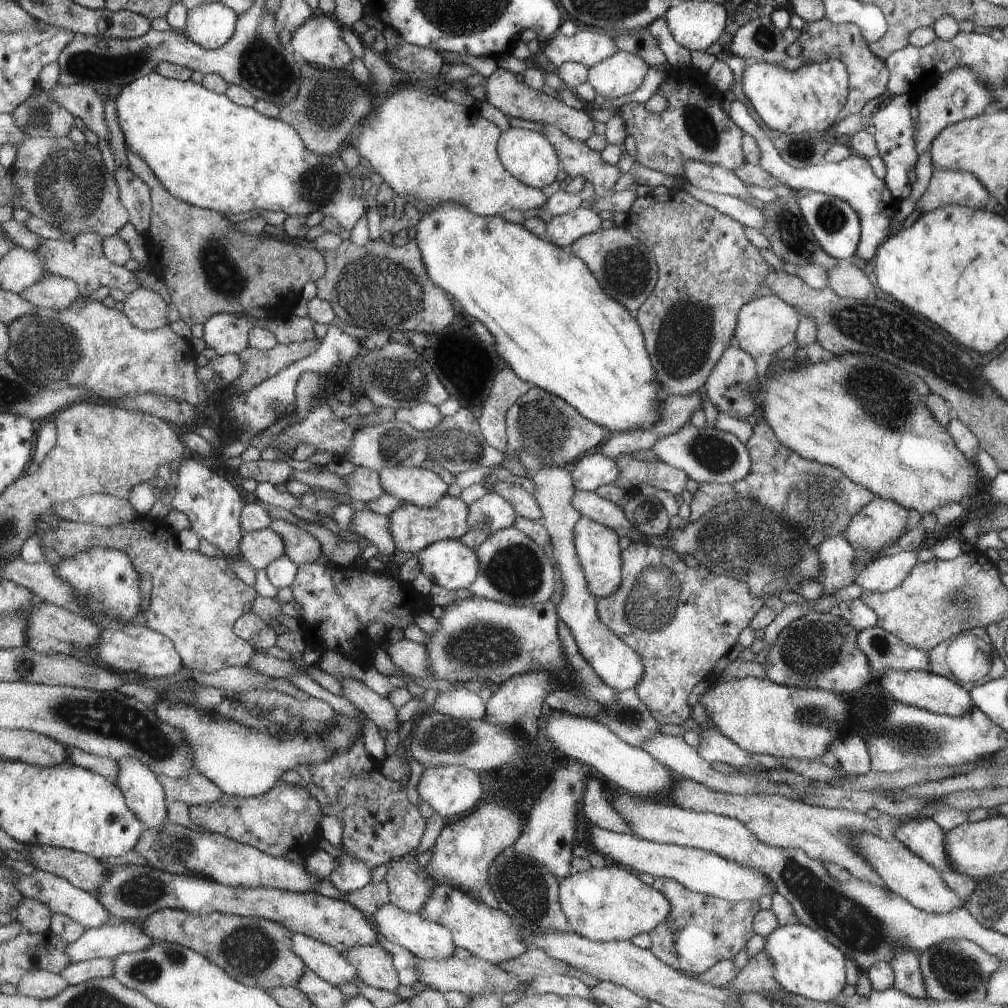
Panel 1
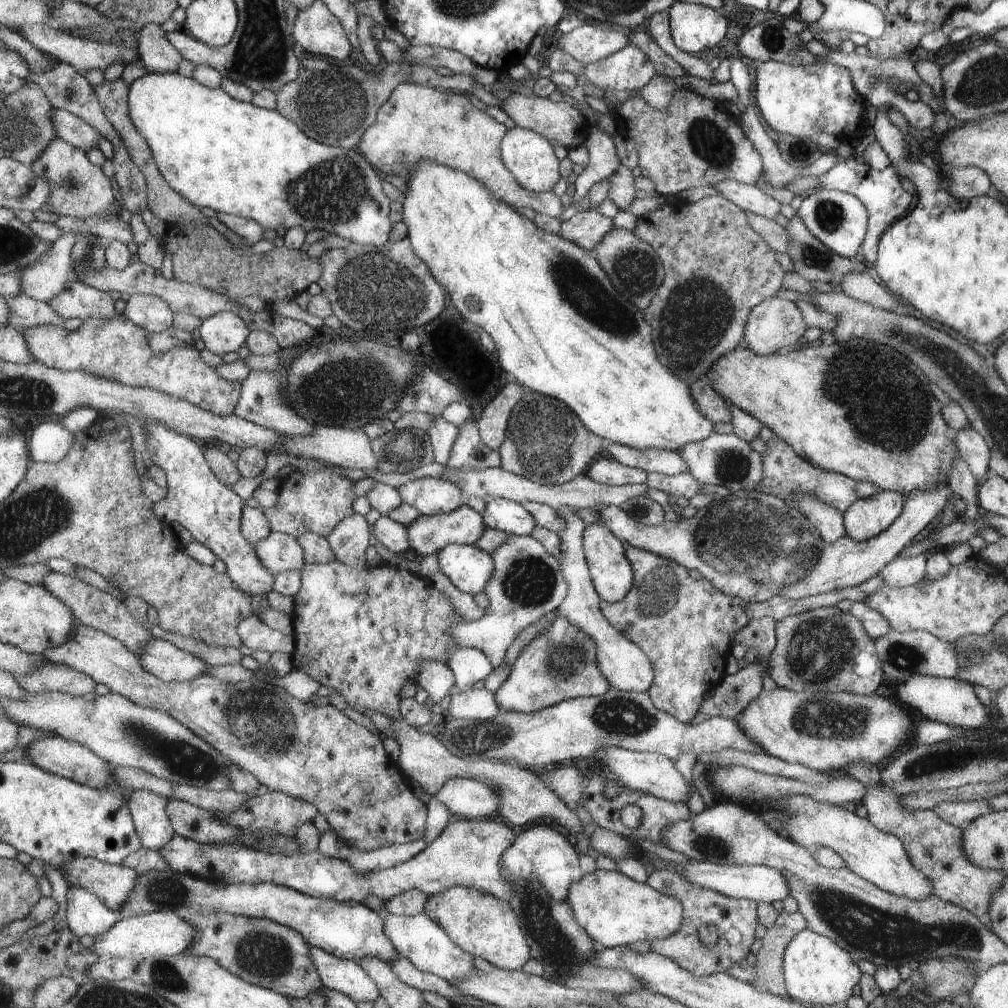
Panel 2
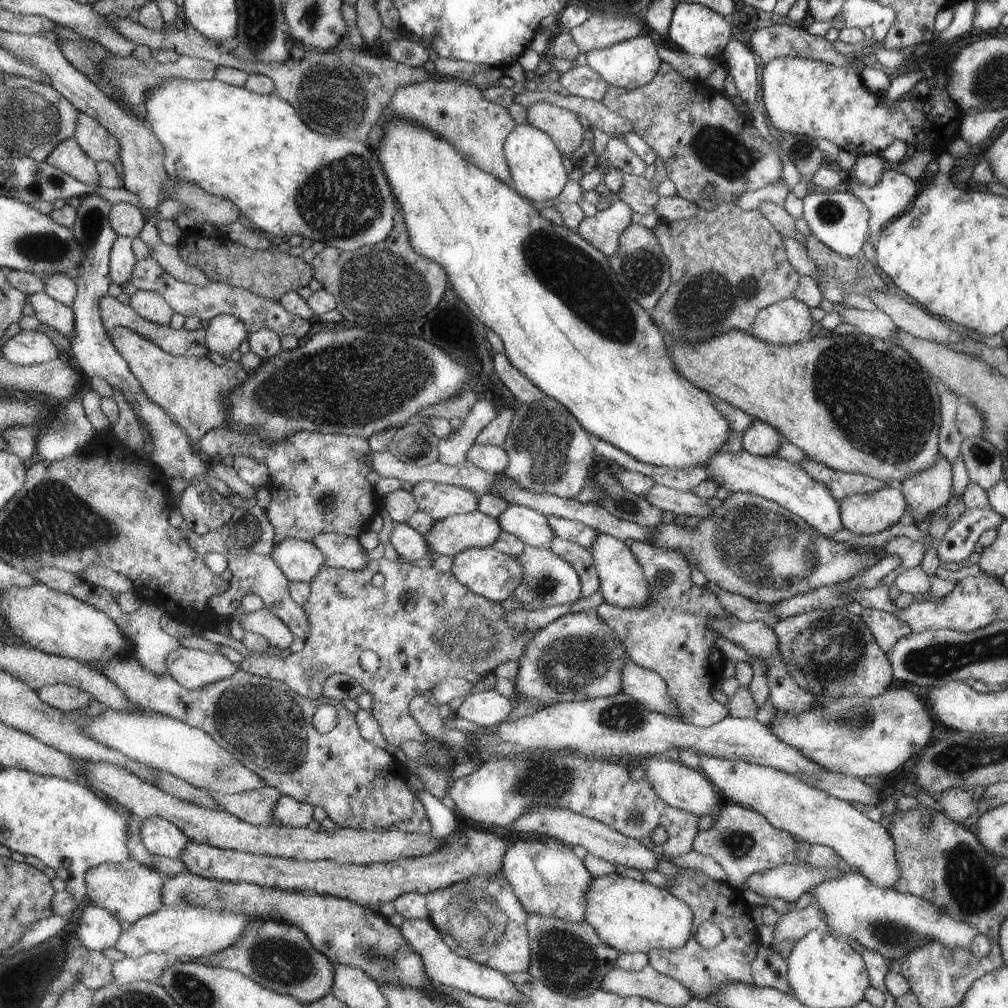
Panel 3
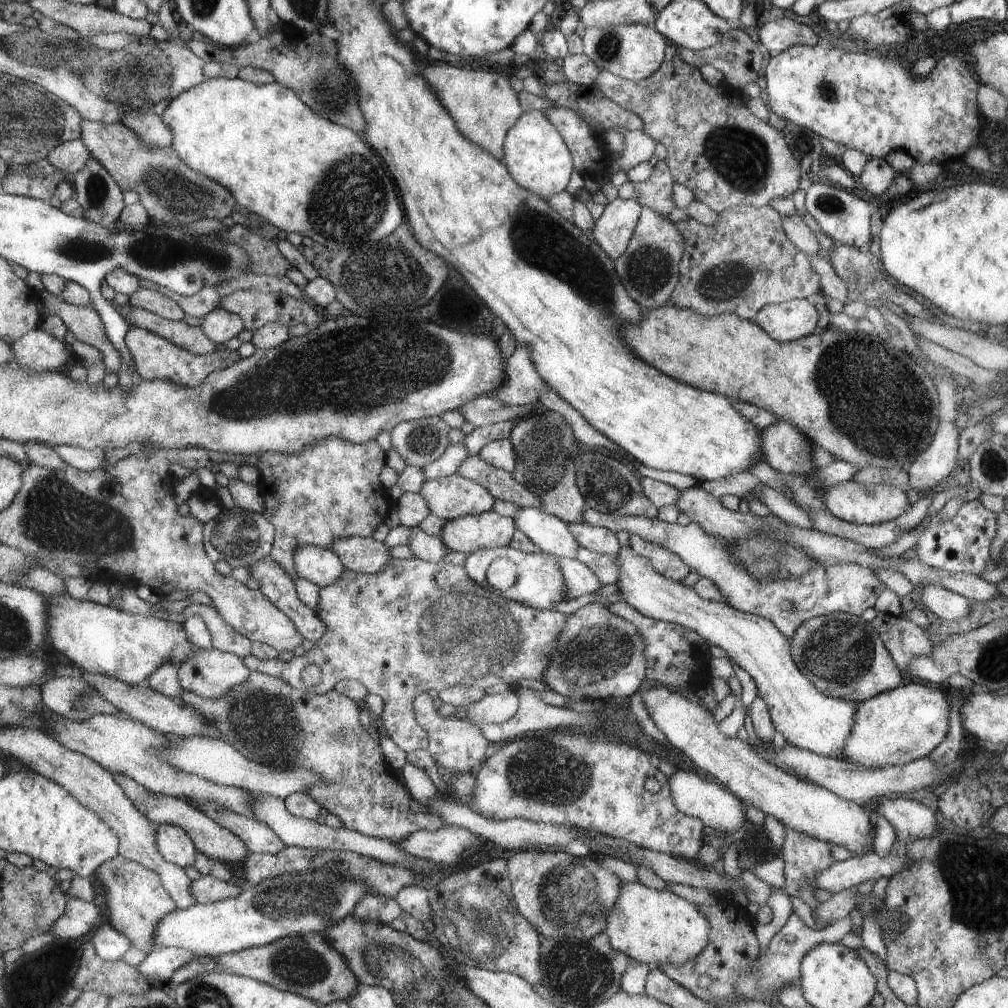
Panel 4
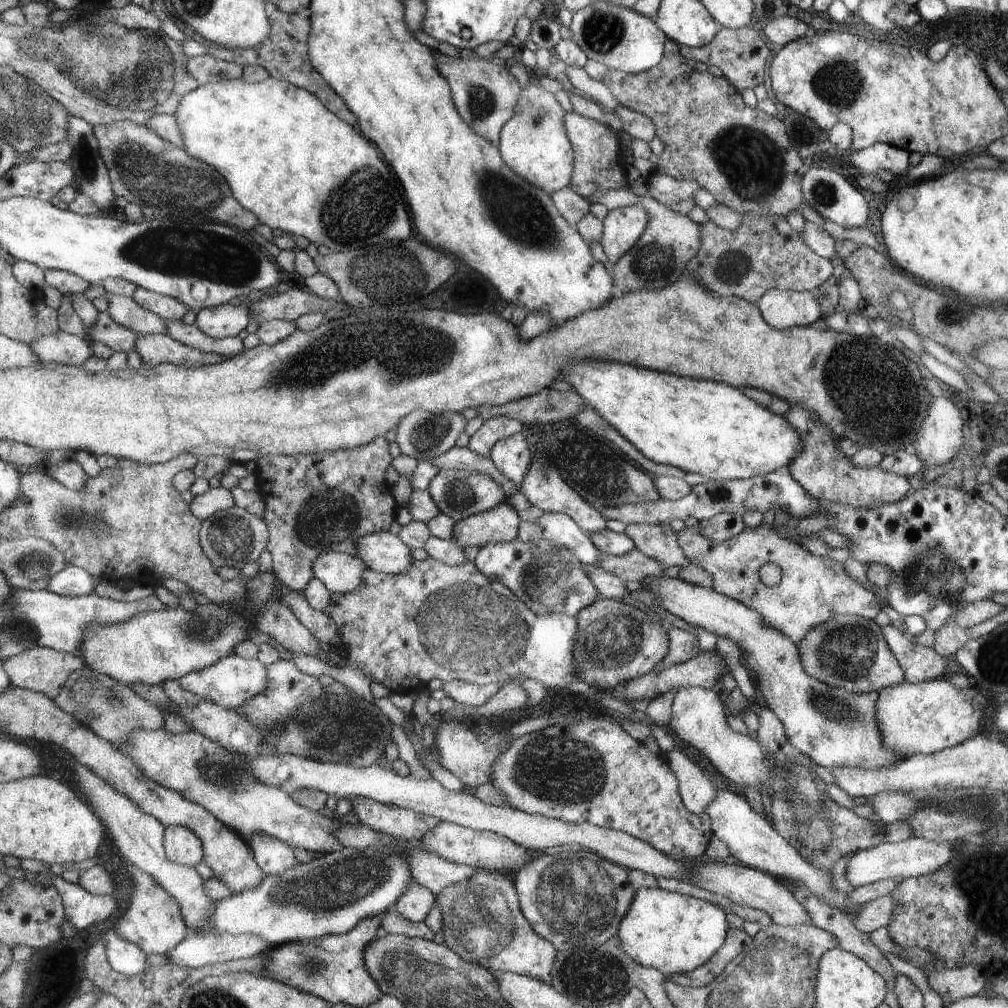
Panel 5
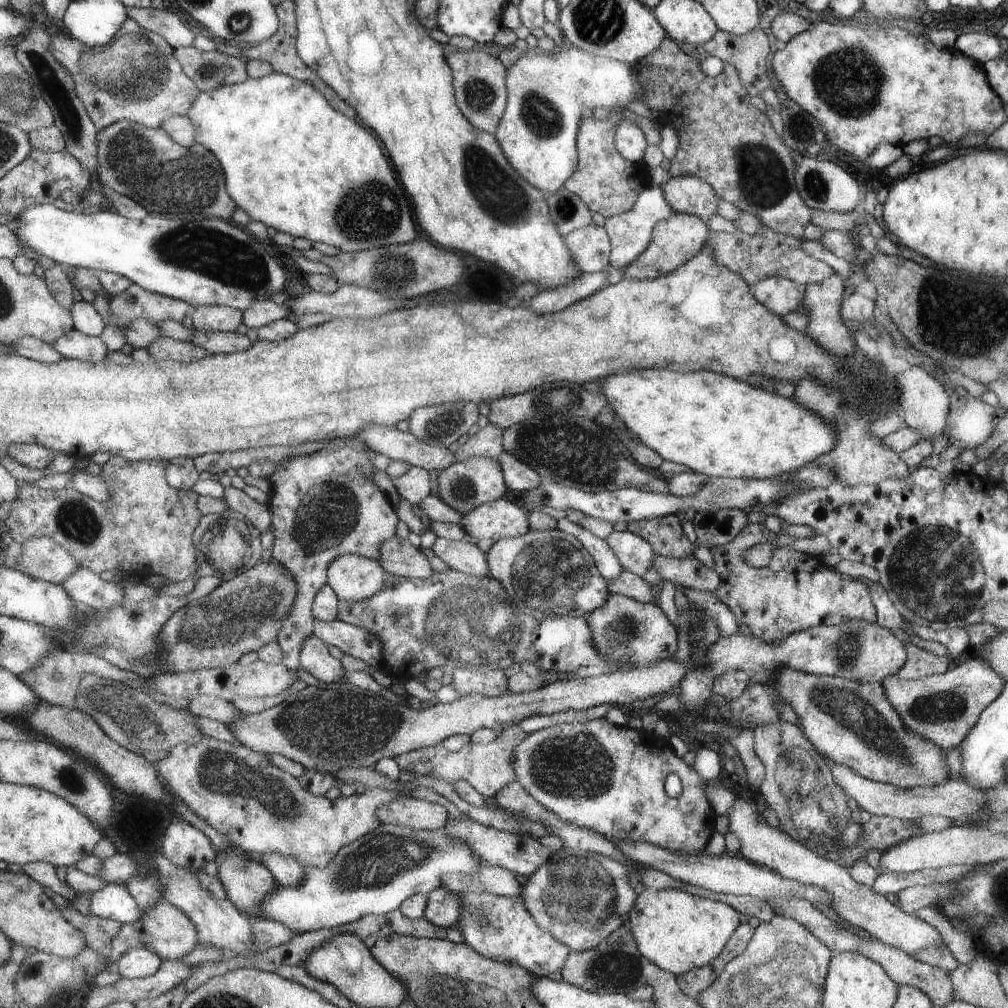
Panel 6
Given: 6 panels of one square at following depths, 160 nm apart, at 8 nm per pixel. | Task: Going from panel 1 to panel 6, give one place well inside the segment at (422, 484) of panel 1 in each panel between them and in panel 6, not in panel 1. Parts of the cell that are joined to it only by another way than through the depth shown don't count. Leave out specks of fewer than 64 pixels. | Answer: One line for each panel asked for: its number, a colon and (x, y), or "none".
2: (431, 496)
3: (440, 500)
4: (451, 496)
5: (458, 494)
6: (463, 485)

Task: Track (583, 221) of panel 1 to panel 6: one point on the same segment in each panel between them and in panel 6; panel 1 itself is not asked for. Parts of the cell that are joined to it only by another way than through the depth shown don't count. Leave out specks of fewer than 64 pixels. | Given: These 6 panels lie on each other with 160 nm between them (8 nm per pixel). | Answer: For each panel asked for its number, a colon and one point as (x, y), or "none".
2: (585, 228)
3: (602, 230)
4: (612, 230)
5: (621, 227)
6: (630, 231)

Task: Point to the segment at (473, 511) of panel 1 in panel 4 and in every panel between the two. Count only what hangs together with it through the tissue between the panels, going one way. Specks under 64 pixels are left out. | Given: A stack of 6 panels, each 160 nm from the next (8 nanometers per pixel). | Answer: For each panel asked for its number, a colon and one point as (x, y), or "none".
2: (501, 514)
3: (530, 526)
4: (551, 534)

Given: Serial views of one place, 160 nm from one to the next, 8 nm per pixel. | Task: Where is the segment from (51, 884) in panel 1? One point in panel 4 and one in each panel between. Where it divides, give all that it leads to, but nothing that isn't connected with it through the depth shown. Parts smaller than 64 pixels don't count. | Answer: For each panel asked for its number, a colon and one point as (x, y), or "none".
2: (87, 914)
3: (98, 928)
4: (110, 944)

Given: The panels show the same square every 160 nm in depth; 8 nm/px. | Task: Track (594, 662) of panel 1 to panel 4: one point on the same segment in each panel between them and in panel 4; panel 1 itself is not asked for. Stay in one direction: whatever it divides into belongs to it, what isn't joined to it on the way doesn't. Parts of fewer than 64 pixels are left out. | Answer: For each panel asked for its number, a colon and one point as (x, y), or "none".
2: (626, 667)
3: (646, 686)
4: (815, 811)

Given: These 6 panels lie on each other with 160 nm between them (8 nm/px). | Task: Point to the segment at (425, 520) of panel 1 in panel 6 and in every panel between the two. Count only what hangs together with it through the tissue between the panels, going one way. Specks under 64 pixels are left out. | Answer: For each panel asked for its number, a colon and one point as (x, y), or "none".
2: (429, 533)
3: (450, 535)
4: (467, 533)
5: (501, 523)
6: (500, 518)

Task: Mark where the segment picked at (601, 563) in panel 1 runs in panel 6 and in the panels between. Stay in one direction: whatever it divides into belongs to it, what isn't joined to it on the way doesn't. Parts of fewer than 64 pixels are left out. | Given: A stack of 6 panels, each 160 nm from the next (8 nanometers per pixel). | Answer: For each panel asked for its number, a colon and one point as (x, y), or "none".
2: (611, 574)
3: (622, 583)
4: (806, 718)
5: (834, 728)
6: (852, 724)

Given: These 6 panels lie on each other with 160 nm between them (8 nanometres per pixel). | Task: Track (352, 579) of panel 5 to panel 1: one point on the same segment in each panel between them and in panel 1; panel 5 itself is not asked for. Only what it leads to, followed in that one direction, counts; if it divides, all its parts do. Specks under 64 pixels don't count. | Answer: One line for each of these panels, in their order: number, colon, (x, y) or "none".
1: (259, 548)
2: (279, 552)
3: (300, 560)
4: (322, 566)

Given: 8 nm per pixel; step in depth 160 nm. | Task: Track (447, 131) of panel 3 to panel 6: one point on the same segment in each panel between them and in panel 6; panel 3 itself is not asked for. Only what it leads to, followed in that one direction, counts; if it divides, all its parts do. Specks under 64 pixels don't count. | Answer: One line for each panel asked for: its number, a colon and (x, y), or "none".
4: (483, 104)
5: (486, 93)
6: (478, 78)

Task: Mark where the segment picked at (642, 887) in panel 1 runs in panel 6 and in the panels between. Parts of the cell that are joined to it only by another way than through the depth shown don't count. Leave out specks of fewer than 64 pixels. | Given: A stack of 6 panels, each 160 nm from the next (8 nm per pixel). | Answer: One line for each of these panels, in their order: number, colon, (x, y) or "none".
2: (614, 910)
3: (628, 915)
4: (652, 926)
5: (674, 933)
6: (676, 931)

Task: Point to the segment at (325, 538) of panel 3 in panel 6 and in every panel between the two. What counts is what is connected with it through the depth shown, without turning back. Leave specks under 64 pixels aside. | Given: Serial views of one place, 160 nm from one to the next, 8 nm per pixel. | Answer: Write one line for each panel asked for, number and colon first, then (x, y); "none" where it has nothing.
4: (363, 555)
5: (382, 551)
6: (400, 558)

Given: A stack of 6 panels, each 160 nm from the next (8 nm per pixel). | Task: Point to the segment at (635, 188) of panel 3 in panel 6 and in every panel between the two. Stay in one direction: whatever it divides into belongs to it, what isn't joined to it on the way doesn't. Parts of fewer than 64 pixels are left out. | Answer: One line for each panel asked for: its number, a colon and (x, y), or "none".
4: (655, 193)
5: (676, 194)
6: (686, 194)

